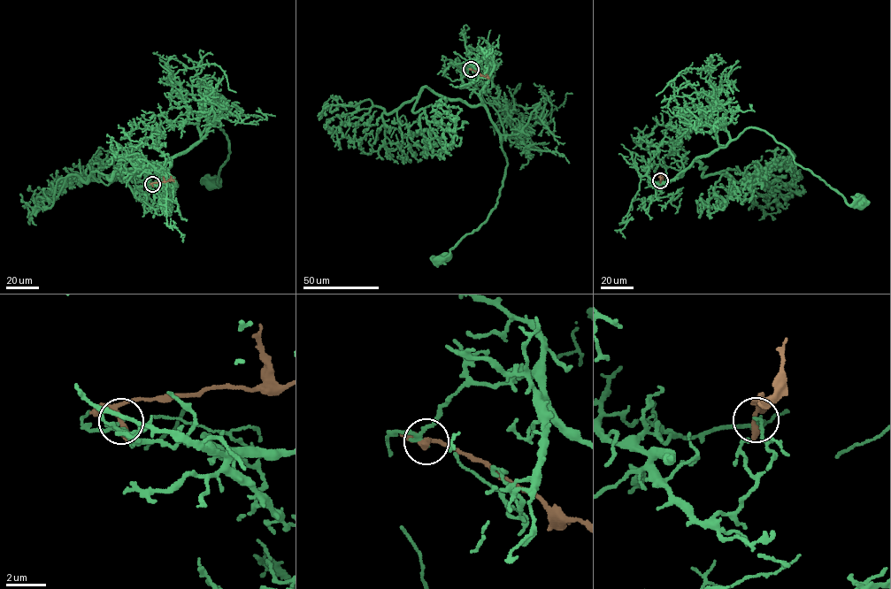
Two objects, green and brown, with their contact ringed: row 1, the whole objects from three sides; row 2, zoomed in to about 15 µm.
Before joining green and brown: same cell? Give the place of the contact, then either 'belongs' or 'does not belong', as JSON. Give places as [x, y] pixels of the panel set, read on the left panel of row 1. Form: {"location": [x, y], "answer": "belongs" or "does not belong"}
{"location": [152, 184], "answer": "does not belong"}

